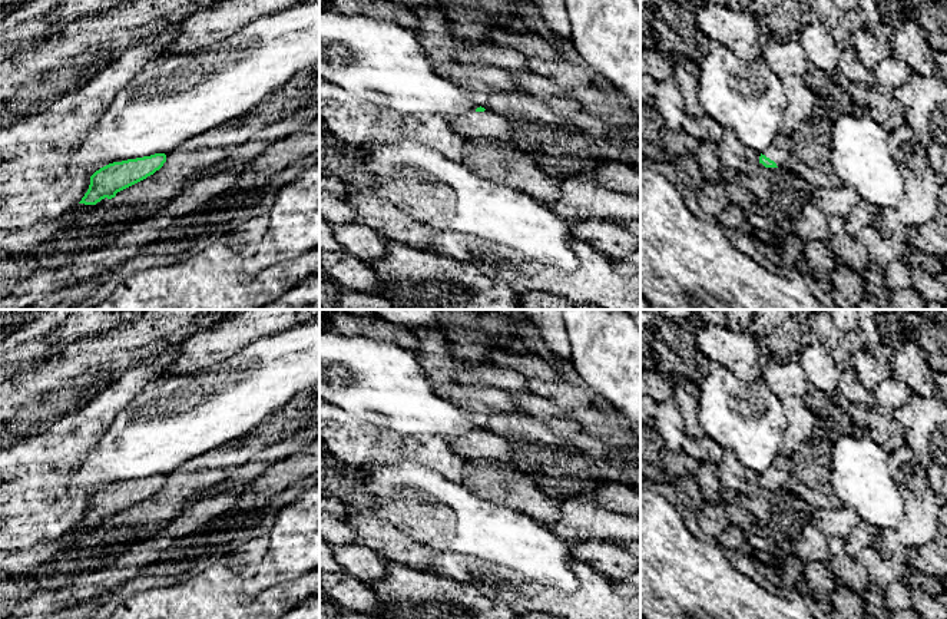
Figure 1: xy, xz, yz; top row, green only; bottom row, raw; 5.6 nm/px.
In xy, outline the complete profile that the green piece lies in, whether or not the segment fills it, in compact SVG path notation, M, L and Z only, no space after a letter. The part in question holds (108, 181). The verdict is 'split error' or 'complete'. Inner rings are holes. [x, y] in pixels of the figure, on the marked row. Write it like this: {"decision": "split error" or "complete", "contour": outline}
{"decision": "complete", "contour": "M155 153L150 156L109 163L109 165L100 168L99 171L96 171L90 176L89 189L79 203L96 205L97 202L100 202L105 198L112 199L116 196L117 192L153 175L156 171L159 171L163 166L165 162L166 162L165 153Z"}

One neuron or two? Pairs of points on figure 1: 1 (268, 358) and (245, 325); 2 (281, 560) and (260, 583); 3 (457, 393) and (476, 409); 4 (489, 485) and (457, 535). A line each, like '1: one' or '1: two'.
1: two
2: one
3: one
4: two

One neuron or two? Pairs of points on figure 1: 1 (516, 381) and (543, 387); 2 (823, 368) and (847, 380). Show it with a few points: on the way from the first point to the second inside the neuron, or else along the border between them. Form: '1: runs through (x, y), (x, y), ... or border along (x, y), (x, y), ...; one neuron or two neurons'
1: border along (525, 381), (526, 389); two neurons
2: border along (843, 370), (835, 390); two neurons

